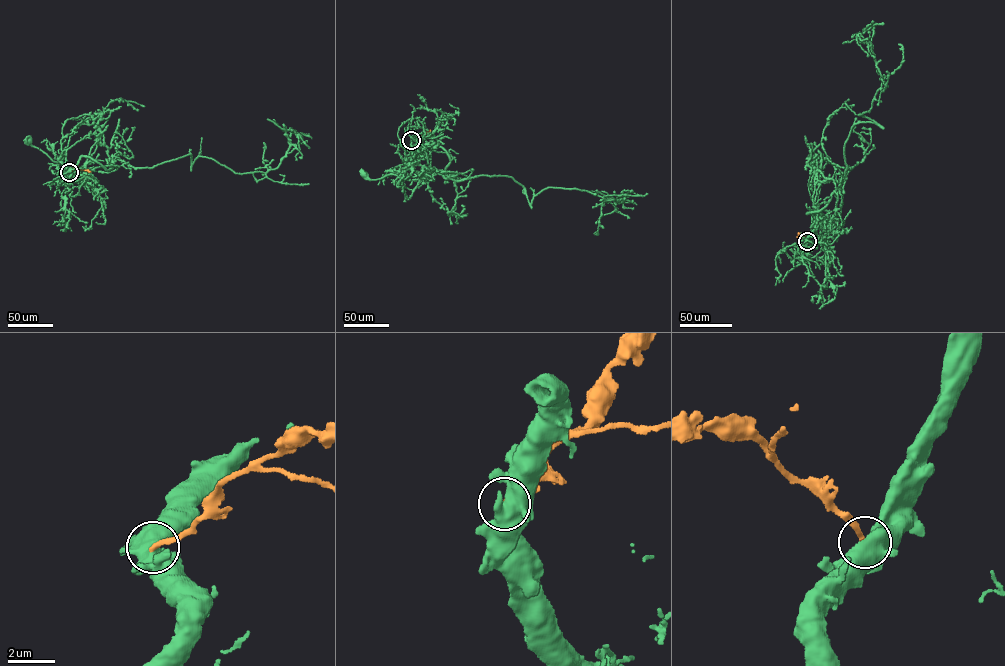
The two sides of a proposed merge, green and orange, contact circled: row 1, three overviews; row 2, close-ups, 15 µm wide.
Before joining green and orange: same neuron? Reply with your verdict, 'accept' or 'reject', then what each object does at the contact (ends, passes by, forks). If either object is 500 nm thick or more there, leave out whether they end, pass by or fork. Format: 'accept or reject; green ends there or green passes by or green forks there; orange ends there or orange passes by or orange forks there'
reject; green forks there; orange ends there

